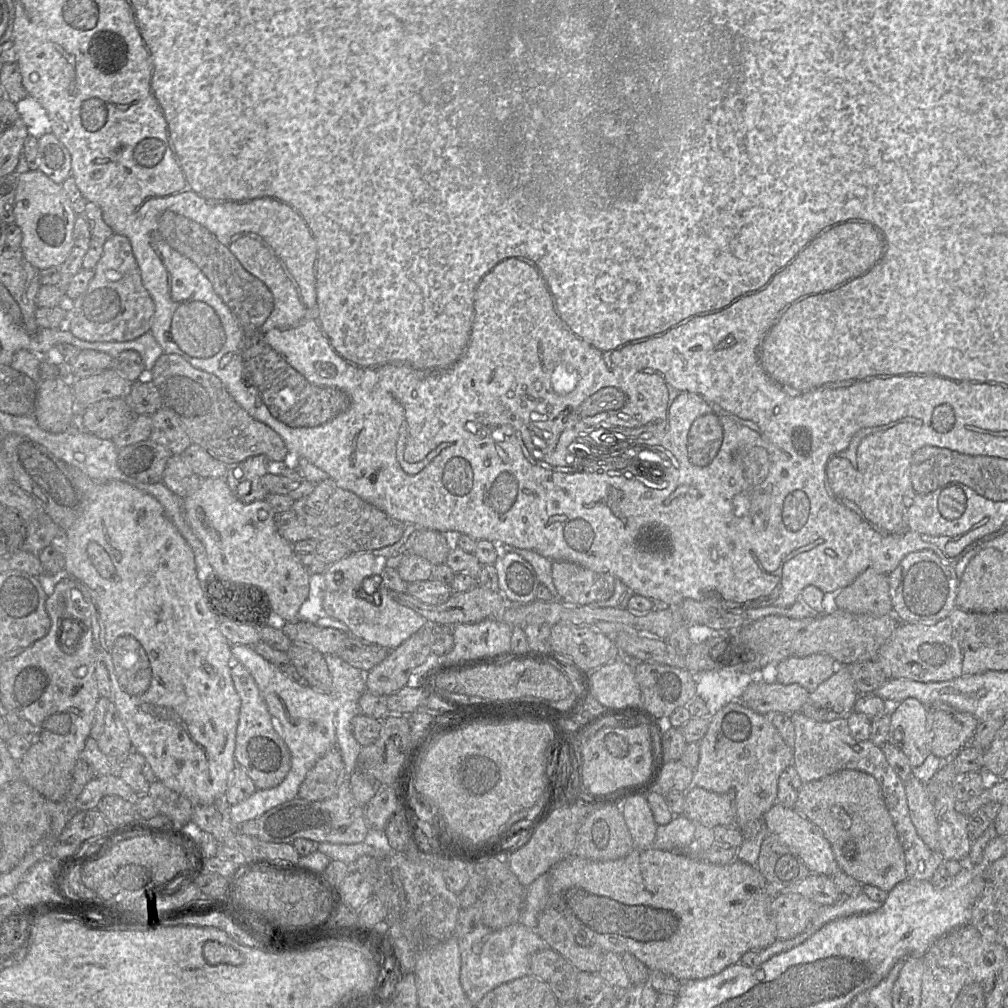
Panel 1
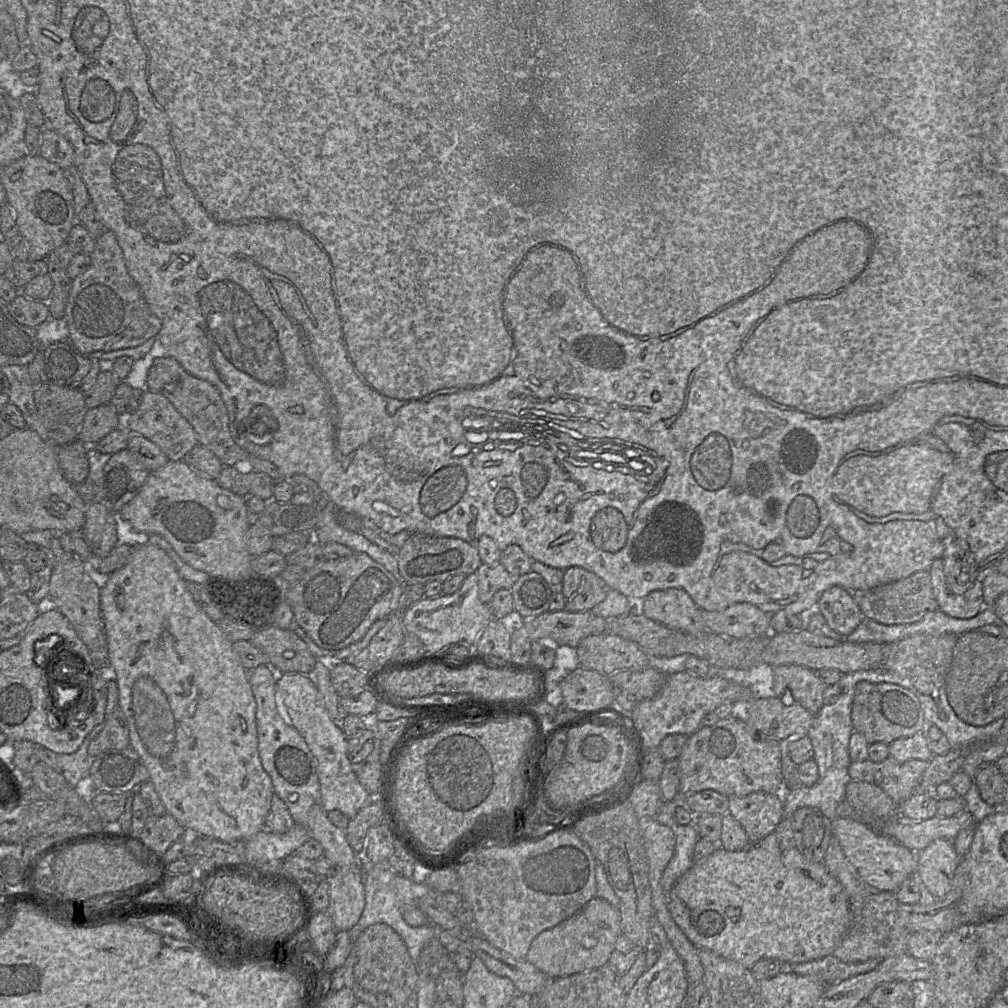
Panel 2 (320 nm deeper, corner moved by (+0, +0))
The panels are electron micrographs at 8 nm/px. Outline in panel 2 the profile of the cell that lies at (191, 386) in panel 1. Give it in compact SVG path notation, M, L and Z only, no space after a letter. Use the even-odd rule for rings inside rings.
M164 356L164 357L159 357L159 358L155 358L153 360L153 364L151 365L149 372L148 372L148 377L147 377L147 388L148 390L155 392L155 393L159 393L162 394L163 396L165 396L172 404L173 406L176 408L176 410L185 418L187 419L187 421L192 425L194 431L196 432L197 438L198 438L198 444L201 446L204 446L205 448L207 448L208 450L212 451L217 458L221 461L221 463L225 466L234 466L237 462L242 462L242 461L246 461L249 459L249 457L255 457L255 456L251 456L246 450L244 450L242 447L240 447L232 438L232 435L230 433L230 429L229 429L229 416L228 416L228 412L227 412L227 408L224 404L224 401L221 397L220 391L210 382L197 378L191 374L189 374L183 367L182 365L177 362L173 357L171 356Z

